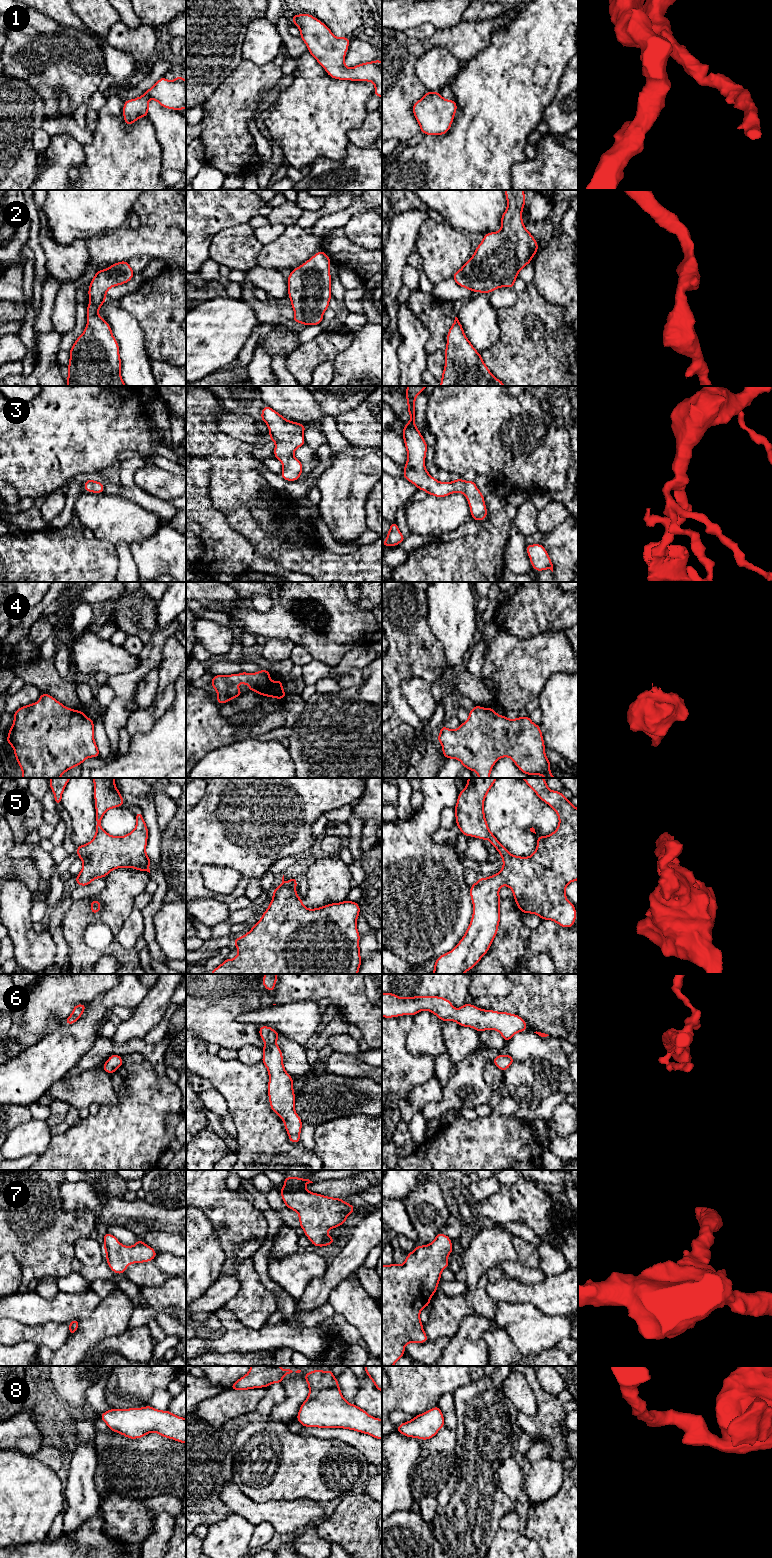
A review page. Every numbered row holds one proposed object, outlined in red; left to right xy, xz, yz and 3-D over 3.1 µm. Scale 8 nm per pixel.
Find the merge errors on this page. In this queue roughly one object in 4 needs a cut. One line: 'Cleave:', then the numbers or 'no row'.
Cleave: no row

